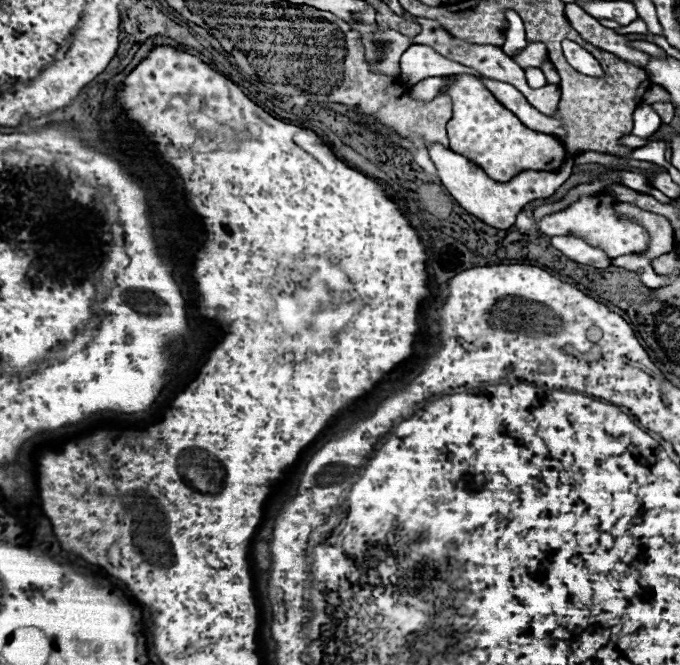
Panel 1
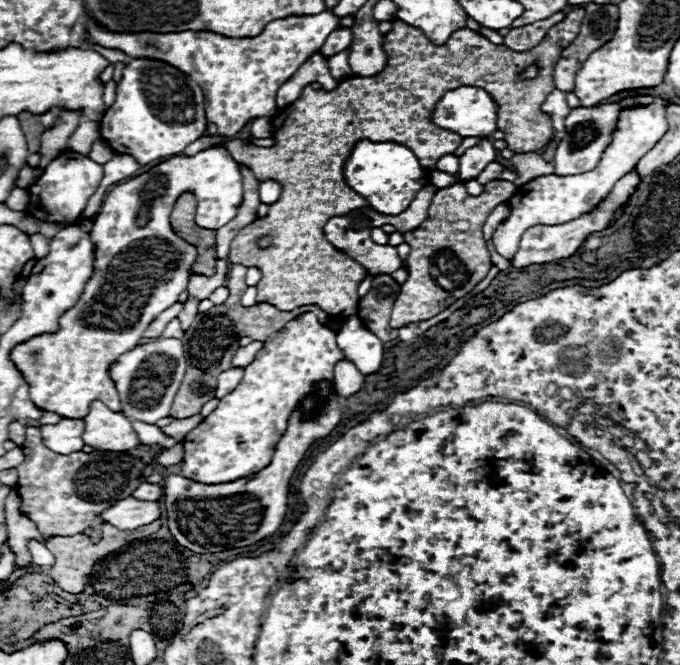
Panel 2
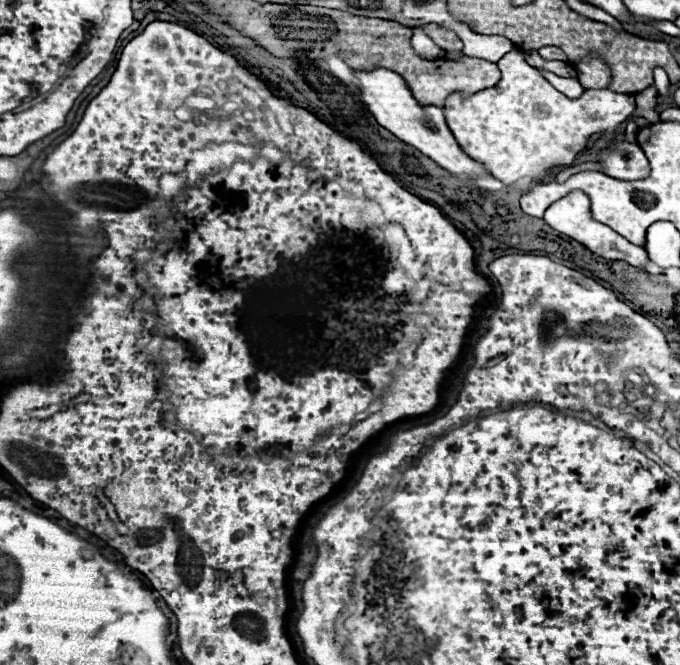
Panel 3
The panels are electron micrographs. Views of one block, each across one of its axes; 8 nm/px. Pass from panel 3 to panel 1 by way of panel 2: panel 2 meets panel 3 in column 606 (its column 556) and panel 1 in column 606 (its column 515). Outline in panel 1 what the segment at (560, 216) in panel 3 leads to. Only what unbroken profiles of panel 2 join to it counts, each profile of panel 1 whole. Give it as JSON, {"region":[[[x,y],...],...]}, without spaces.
{"region":[[[554,236],[552,246],[576,264],[586,264],[592,268],[608,268],[612,262],[608,256],[604,256],[600,248],[592,248],[582,238],[576,236]]]}

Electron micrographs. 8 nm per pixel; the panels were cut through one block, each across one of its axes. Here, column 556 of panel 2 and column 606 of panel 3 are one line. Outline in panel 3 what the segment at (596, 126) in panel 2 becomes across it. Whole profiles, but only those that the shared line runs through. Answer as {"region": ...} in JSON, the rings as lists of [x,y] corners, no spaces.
{"region":[[[616,128],[608,148],[600,152],[602,172],[620,180],[640,180],[650,174],[650,164],[640,146],[626,142],[624,128]]]}

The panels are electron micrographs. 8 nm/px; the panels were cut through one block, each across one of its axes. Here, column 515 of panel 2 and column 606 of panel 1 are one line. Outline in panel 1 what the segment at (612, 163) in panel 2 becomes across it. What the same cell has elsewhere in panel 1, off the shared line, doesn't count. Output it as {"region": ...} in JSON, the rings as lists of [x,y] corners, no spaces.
{"region":[[[600,192],[598,196],[592,196],[592,198],[582,198],[582,200],[574,202],[564,212],[556,212],[556,214],[544,216],[540,220],[540,232],[544,236],[548,236],[548,238],[576,234],[582,240],[588,240],[594,248],[602,248],[608,254],[608,258],[618,258],[622,254],[646,250],[648,234],[636,222],[626,220],[626,218],[618,218],[614,214],[614,210],[612,210],[614,204],[616,204],[616,200],[610,194],[606,194],[606,192]]]}

